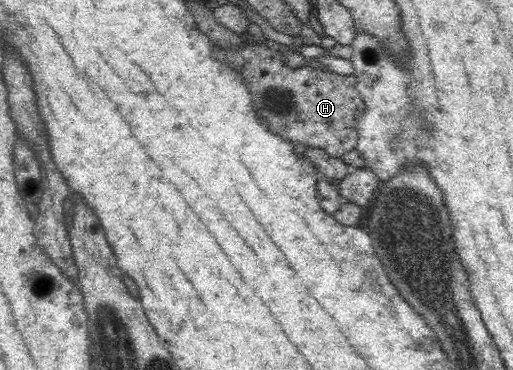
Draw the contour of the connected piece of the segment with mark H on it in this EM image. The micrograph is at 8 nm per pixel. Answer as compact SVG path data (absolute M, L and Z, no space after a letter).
M213 45L212 57L242 75L251 89L252 104L263 117L264 123L291 143L309 144L339 156L356 148L358 134L356 112L363 112L354 75L339 75L328 69L317 69L309 64L298 68L288 67L281 52L273 54L265 45L223 49Z

